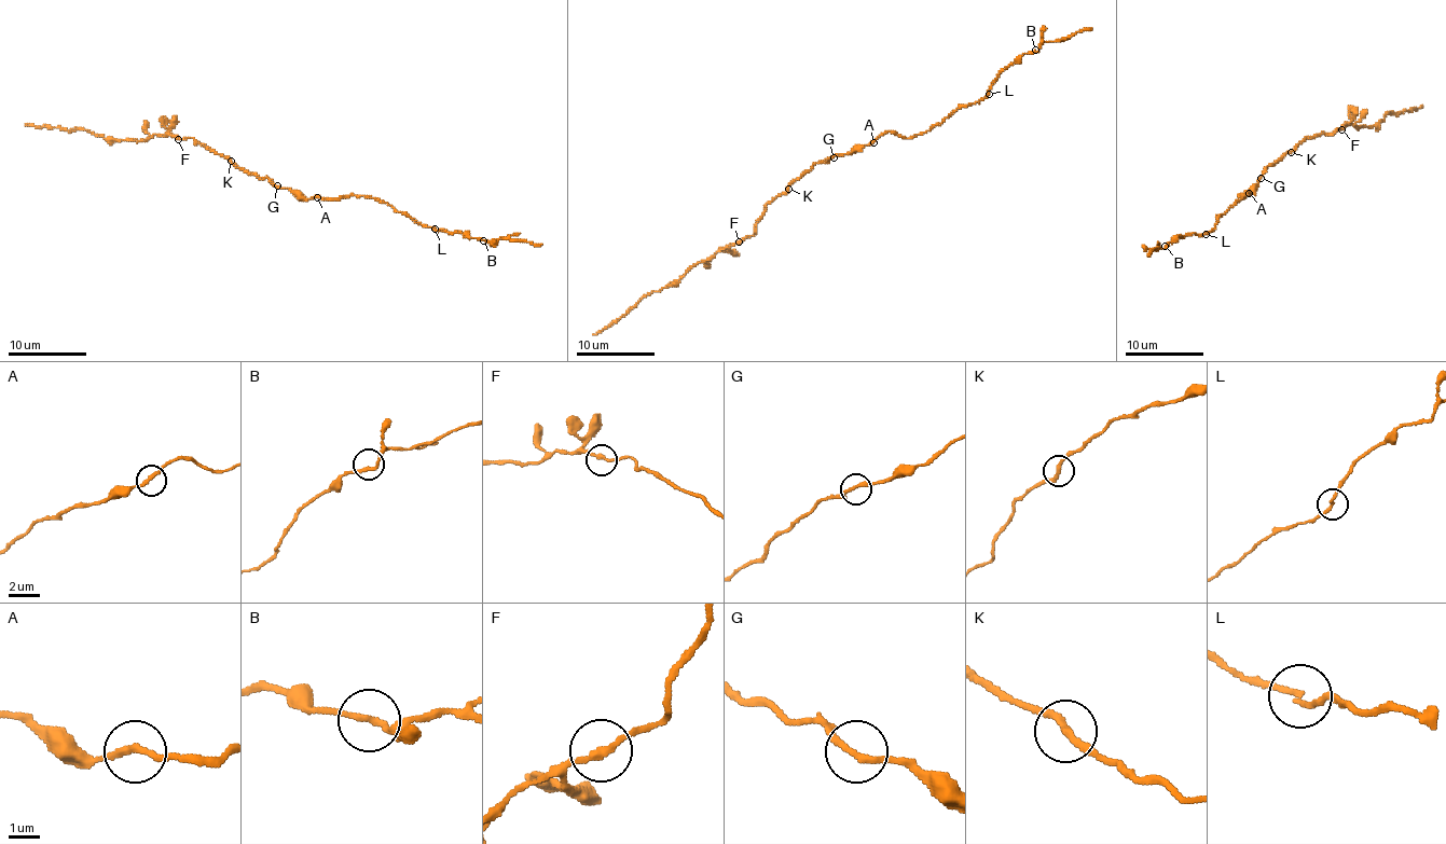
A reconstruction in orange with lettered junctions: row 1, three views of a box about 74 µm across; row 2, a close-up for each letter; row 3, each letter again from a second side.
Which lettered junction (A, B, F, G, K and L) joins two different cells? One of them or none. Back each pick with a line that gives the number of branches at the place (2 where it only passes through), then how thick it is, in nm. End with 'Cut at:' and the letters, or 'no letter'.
Cut at: no letter

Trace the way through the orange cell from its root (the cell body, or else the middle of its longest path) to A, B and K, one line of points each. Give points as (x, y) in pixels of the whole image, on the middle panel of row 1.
A: (831, 155), (853, 152), (873, 142)
B: (831, 155), (853, 152), (889, 130), (910, 138), (931, 130), (959, 109), (979, 101), (1005, 69), (1035, 50)
K: (831, 155), (817, 163), (788, 189)

